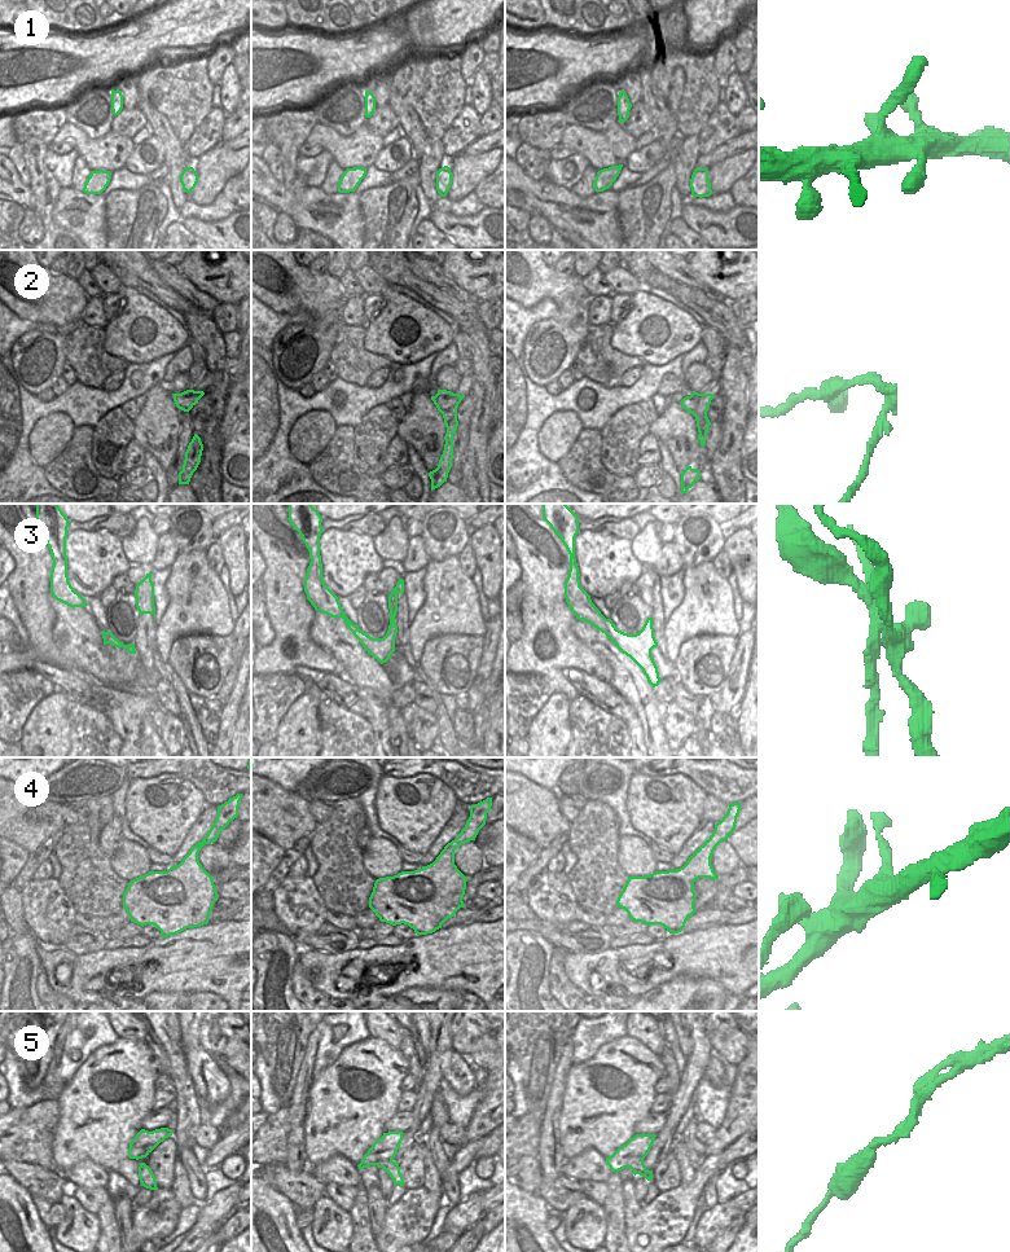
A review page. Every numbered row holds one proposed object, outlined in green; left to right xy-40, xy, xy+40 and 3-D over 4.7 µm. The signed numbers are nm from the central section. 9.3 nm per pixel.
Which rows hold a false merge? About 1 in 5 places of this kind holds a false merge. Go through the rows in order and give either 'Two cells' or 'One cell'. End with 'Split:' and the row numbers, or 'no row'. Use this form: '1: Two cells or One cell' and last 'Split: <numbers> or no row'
1: One cell
2: Two cells
3: Two cells
4: One cell
5: Two cells
Split: 2, 3, 5.

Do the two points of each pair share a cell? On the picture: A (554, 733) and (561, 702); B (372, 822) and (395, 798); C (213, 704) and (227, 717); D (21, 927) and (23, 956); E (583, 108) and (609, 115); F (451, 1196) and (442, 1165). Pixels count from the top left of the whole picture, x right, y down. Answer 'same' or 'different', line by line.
A: same
B: different
C: different
D: different
E: same
F: same

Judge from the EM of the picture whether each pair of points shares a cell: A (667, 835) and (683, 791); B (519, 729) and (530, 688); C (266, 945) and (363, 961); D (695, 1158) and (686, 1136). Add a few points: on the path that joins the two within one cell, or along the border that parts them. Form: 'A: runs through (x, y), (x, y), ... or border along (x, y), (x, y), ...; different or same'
A: runs through (668, 825), (668, 811), (677, 802); same
B: runs through (519, 719), (523, 698); same
C: border along (301, 949), (298, 958); different
D: runs through (692, 1152), (688, 1141); same

